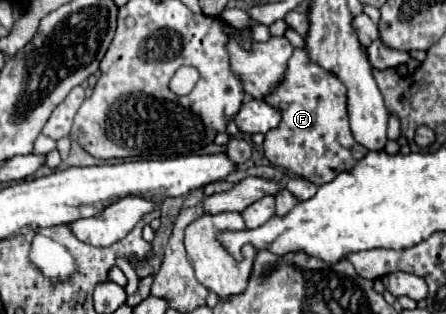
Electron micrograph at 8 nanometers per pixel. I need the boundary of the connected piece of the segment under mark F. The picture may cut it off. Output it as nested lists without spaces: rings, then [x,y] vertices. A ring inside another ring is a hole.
[[[305,48],[293,52],[283,84],[263,100],[281,114],[279,126],[271,128],[263,142],[265,158],[271,164],[321,186],[331,182],[339,172],[351,170],[367,154],[367,148],[353,138],[349,128],[345,84],[333,72],[319,68],[319,64],[307,56]]]

